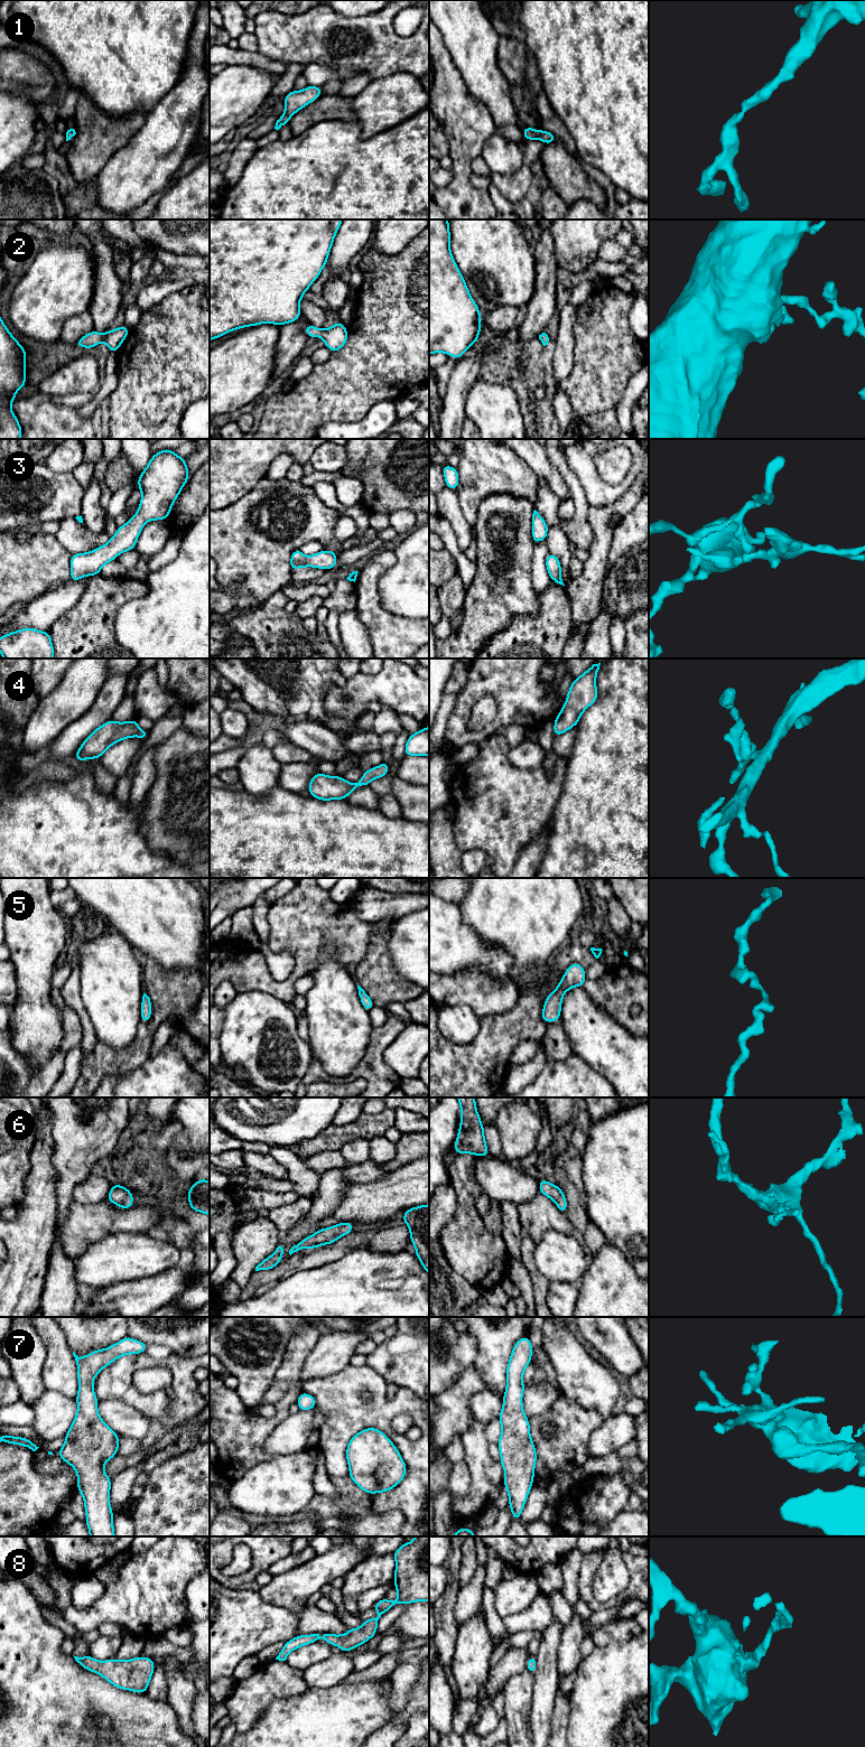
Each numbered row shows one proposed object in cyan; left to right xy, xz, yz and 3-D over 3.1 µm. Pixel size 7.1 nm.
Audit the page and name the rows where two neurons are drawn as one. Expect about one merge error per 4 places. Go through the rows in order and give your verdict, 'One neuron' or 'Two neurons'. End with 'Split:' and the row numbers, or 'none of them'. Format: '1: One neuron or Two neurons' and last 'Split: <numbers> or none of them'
1: One neuron
2: One neuron
3: One neuron
4: One neuron
5: One neuron
6: One neuron
7: One neuron
8: One neuron
Split: none of them

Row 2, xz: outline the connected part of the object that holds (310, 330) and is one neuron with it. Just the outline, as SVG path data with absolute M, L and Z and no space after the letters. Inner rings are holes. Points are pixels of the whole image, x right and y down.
M341 323L331 328L318 329L315 326L308 324L305 327L305 334L308 337L322 337L325 342L325 346L331 349L332 353L340 351L347 342L346 327Z

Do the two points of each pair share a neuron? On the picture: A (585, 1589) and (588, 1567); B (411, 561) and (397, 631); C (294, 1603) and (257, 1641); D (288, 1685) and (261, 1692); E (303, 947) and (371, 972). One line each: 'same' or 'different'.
A: same
B: different
C: different
D: same
E: different

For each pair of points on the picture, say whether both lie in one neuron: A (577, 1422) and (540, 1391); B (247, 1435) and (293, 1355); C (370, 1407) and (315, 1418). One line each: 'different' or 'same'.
A: different
B: same
C: different

